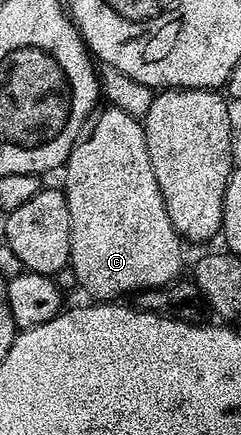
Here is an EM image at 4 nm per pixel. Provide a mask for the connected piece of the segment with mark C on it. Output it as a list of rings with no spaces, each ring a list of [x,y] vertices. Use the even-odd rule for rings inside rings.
[[[111,106],[105,107],[105,109],[105,112],[100,110],[95,113],[86,134],[81,135],[70,150],[68,161],[64,163],[62,169],[62,175],[64,175],[62,191],[70,210],[70,265],[74,274],[77,275],[78,285],[92,295],[89,297],[93,301],[116,302],[124,298],[127,292],[135,294],[143,292],[146,288],[162,288],[173,283],[181,275],[180,267],[184,264],[184,248],[180,245],[182,237],[174,230],[170,214],[166,214],[166,206],[162,202],[162,190],[158,190],[158,178],[154,178],[154,166],[150,166],[150,154],[146,146],[143,123],[137,117],[126,114],[126,110],[118,110]]]

